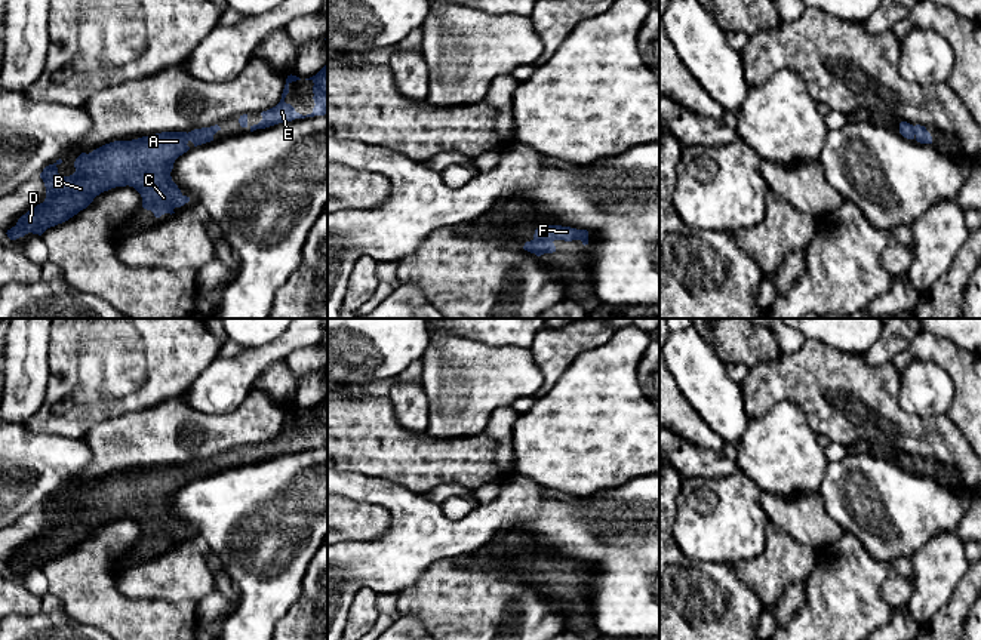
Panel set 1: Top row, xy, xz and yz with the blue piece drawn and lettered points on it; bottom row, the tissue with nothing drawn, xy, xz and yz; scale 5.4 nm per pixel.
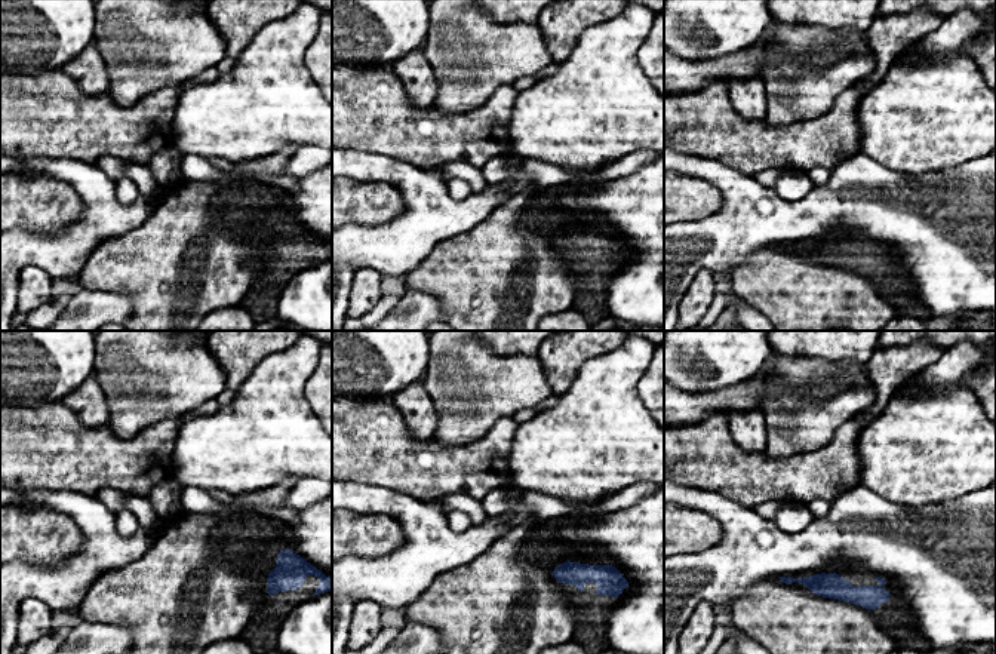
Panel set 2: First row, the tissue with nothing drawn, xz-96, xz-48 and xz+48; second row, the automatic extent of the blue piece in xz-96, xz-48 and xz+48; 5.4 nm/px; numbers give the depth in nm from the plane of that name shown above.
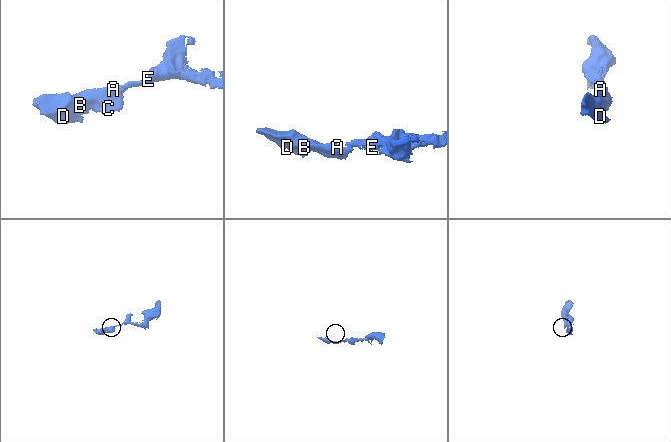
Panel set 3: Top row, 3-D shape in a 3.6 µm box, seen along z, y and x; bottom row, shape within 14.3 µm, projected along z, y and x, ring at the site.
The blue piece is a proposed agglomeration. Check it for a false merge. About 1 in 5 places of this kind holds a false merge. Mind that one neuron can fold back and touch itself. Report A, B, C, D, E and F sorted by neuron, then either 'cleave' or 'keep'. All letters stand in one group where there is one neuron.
A B C D E F | keep

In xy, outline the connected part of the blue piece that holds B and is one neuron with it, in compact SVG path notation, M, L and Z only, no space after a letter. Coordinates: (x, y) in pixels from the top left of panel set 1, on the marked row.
M218 124L210 127L194 129L191 132L162 132L156 135L142 136L132 141L114 141L105 144L92 153L82 153L76 161L76 172L70 176L58 173L56 160L40 173L46 187L46 199L25 215L22 215L16 225L7 230L7 237L16 240L28 233L41 236L47 228L62 224L86 209L96 196L116 187L133 187L142 197L142 207L151 210L156 218L164 213L175 213L175 207L181 207L190 201L178 185L172 181L170 172L175 160L187 153L190 141L194 147L213 141L213 135L221 130Z

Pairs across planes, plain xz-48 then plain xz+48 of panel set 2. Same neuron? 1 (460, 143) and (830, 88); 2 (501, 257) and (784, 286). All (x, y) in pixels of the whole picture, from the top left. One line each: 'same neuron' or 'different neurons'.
1: different neurons
2: same neuron

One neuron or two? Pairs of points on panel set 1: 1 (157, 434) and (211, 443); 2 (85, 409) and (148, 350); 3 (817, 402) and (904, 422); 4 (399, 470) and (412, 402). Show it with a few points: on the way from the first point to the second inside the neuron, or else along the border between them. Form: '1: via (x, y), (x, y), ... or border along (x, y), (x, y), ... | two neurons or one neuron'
1: via (171, 439), (177, 445), (197, 445) | one neuron
2: via (101, 393), (132, 362) | one neuron
3: via (835, 387), (851, 388), (880, 411) | one neuron
4: border along (390, 397), (396, 420), (412, 433), (426, 433) | two neurons

